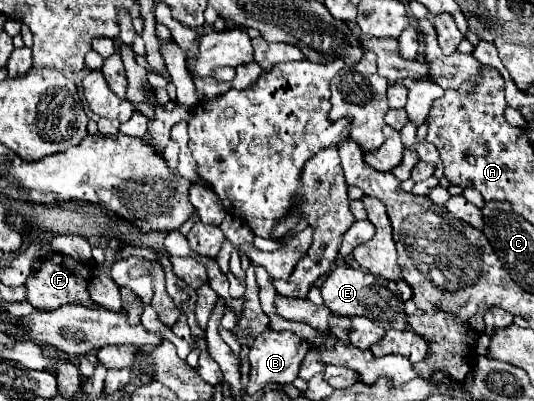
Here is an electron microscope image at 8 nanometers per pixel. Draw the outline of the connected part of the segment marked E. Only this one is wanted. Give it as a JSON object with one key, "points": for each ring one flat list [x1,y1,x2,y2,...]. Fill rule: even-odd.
{"points":[[335,266,335,270,327,276,327,280,321,286,321,294,325,300,325,306,333,310,335,314,343,316,365,316,365,318,375,318,385,330,397,328,405,330,407,328,407,314,403,300,399,296,397,284,395,282,375,282,379,278,373,278,373,274,365,274,361,270,353,270,347,266]]}

